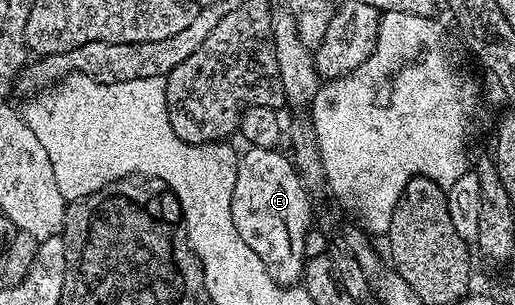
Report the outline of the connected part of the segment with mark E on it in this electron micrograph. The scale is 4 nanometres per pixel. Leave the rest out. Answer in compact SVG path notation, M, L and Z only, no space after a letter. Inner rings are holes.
M246 148L240 154L235 175L235 191L231 191L231 215L235 219L235 231L263 259L263 267L267 267L267 275L280 285L296 286L305 272L307 256L305 240L315 217L315 209L309 206L311 194L303 187L292 161L284 152L277 149Z

